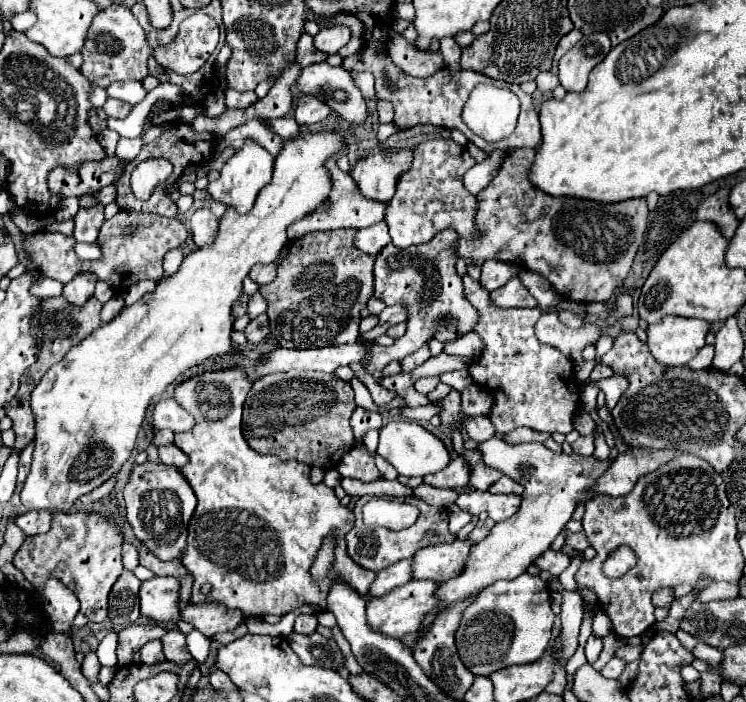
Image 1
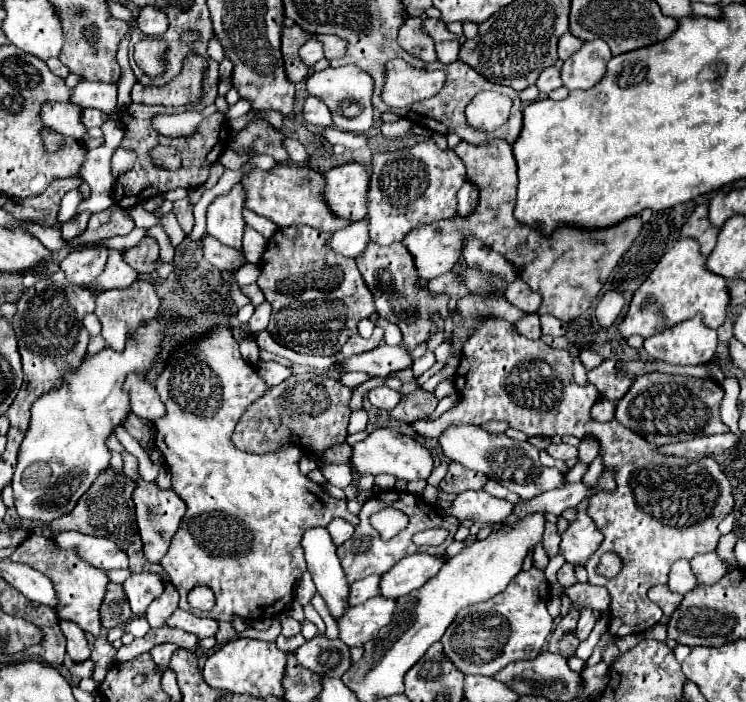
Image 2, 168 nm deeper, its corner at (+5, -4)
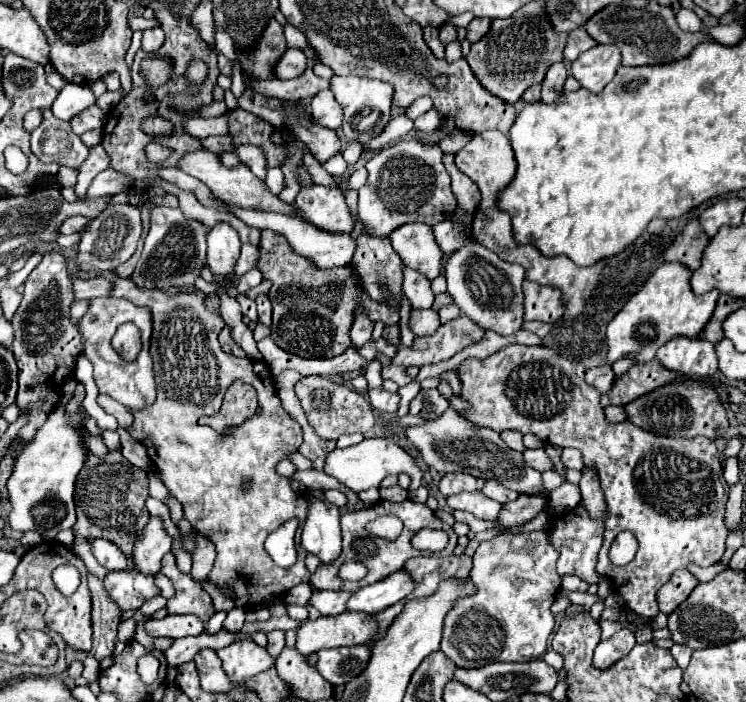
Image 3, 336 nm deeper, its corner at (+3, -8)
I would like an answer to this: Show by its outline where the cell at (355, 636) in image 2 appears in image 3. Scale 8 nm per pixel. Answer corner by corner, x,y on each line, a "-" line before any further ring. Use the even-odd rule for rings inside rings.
343,612
333,618
321,616
317,620
309,620
297,630
297,650
305,656
321,650
321,648
339,648
339,646
361,646
373,642
373,614
361,612

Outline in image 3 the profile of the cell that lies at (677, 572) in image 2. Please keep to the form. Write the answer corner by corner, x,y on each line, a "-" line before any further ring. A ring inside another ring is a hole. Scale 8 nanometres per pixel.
719,562
713,564
713,566
707,566
707,568
701,568
701,566
697,566
697,564
687,564
687,570
689,570
699,582
707,582
707,580
711,580
711,578
717,576
723,568
725,568
725,566
721,566

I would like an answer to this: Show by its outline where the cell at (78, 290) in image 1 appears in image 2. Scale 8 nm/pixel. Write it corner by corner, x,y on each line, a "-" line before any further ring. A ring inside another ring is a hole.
105,246
73,250
61,262
61,270
65,272
67,282
71,282
75,286
85,286
103,272
107,258
109,258
109,248
105,248

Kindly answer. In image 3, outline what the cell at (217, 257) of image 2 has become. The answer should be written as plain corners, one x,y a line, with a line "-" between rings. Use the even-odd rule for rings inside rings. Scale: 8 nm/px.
243,244
241,246
241,256
239,256
237,266
235,266
235,274
243,276
247,270
257,266
257,260
259,260
259,248
253,246
253,244

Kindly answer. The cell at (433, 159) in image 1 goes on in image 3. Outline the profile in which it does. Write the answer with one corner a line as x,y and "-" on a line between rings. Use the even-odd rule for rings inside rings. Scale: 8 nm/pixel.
403,140
399,144
387,146
379,150
371,160
367,160
369,178
363,188
359,188
359,216
363,230
369,236
381,236
387,238
397,226
409,224
409,222
423,222
429,226
435,226
437,222
449,220
453,216
453,210
457,208
457,198
451,190
451,178
441,162
443,152
437,144
423,144
419,140

